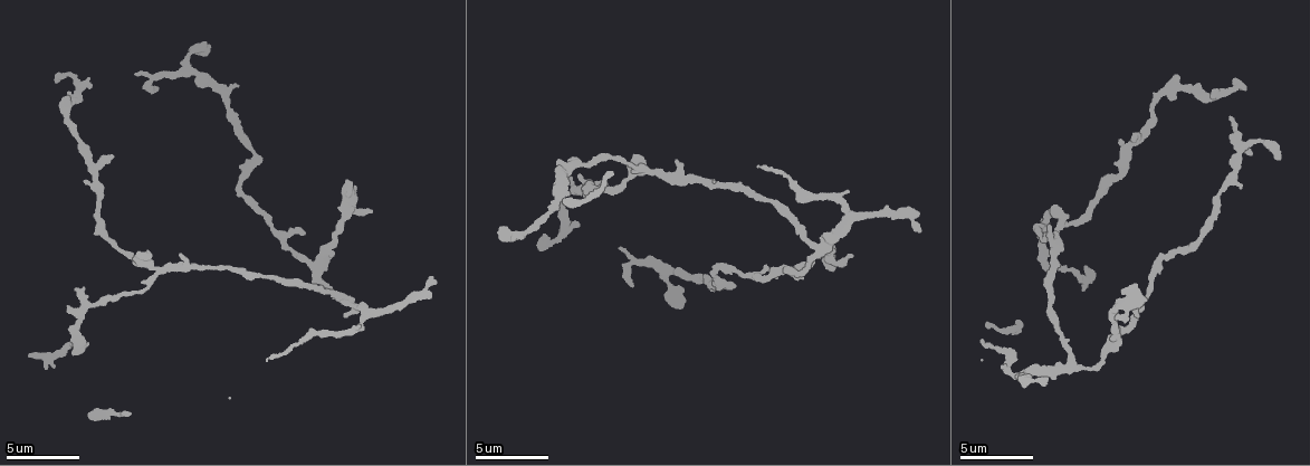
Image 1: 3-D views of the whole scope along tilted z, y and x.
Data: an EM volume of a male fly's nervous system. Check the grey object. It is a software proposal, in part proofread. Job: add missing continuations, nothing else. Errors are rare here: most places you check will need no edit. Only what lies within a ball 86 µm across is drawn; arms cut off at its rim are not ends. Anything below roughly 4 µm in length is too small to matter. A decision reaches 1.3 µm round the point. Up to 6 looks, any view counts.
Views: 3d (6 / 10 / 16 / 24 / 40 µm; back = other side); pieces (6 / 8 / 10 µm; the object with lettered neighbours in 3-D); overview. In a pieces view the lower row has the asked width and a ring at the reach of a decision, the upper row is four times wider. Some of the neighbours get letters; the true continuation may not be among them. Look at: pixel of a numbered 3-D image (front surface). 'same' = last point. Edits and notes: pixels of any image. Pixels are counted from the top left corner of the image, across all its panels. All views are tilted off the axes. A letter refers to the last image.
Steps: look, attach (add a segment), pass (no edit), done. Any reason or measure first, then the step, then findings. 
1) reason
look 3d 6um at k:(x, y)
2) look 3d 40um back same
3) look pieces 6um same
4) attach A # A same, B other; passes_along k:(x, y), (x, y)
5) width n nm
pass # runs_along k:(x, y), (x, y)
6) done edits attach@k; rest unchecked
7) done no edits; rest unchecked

look 3d 10um at 1:(1250, 153)

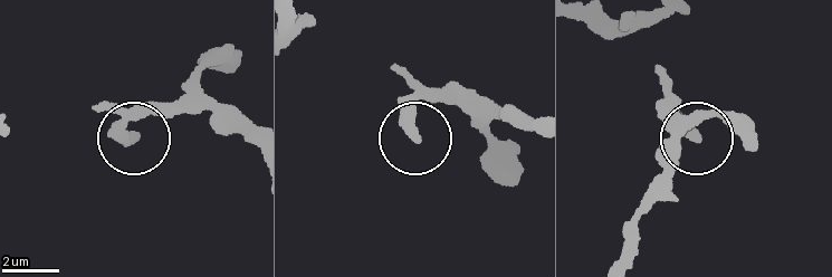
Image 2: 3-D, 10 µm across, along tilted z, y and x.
look pieces 8um at 2:(695, 136)

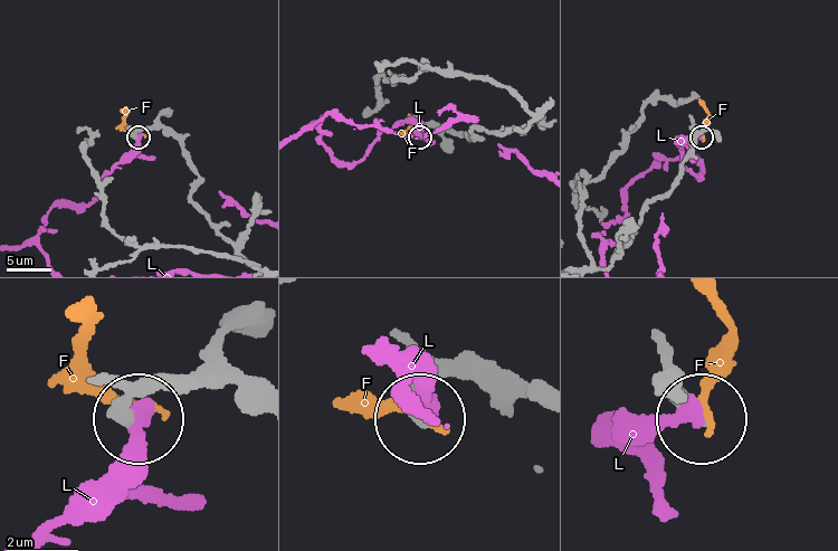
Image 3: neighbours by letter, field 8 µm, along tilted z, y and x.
pass # F other, L other; runs_along 3:(255, 410), (221, 382), (158, 381), (132, 399), (139, 416); none of them fits

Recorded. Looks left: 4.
branch stops here
look pieces 8um at 1:(499, 236)

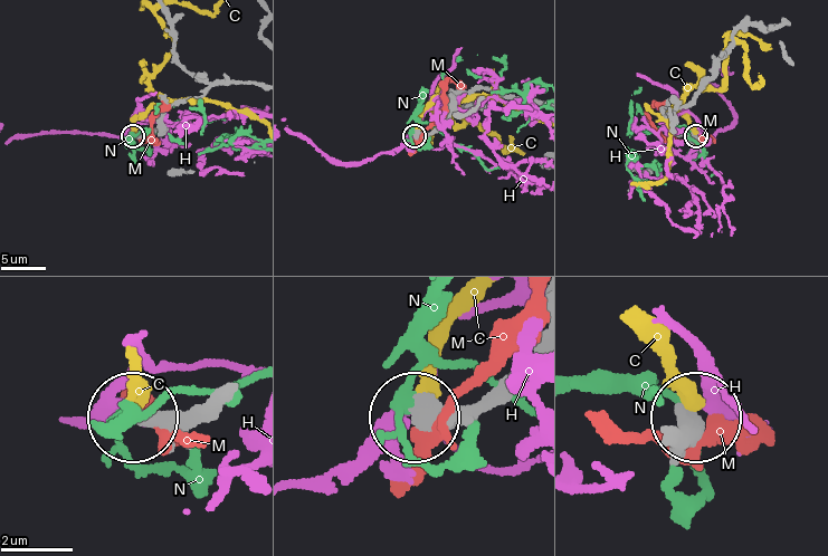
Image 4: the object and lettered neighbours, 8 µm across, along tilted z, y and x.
pass # C other, H other, M other, N other; no lettered segment goes on from it

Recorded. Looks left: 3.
an open end
look pieces 10um at 1:(1135, 315)

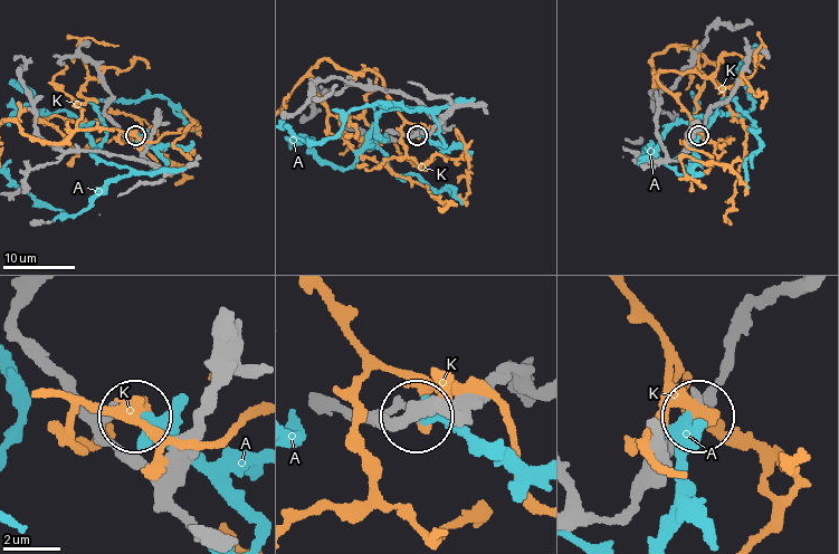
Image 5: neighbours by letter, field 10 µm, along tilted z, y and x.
pass # A other, K other; none of them fits

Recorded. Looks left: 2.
done no edits; rest unchecked

